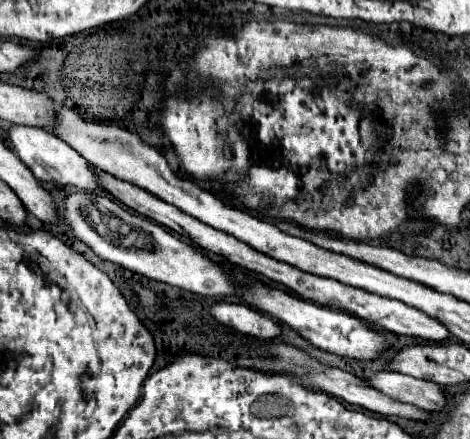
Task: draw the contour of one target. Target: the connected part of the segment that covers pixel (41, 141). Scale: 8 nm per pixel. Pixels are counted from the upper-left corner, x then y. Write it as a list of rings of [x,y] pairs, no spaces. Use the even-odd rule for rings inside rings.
[[[12,124],[8,134],[10,134],[10,140],[14,144],[16,156],[32,170],[32,174],[38,180],[54,182],[60,186],[76,186],[80,190],[98,190],[94,174],[92,174],[92,166],[76,150],[72,150],[72,146],[68,146],[64,140],[56,138],[48,130],[36,128],[36,126]]]

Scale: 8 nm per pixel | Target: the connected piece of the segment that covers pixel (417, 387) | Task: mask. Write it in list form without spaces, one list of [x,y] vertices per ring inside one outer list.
[[[372,372],[366,384],[392,400],[406,402],[428,412],[444,410],[444,388],[434,382],[402,376],[398,372]]]

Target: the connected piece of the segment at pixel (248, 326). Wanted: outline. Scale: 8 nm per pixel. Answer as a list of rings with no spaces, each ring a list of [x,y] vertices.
[[[214,302],[210,306],[210,314],[220,324],[256,338],[274,338],[282,332],[282,326],[274,318],[240,302]]]

